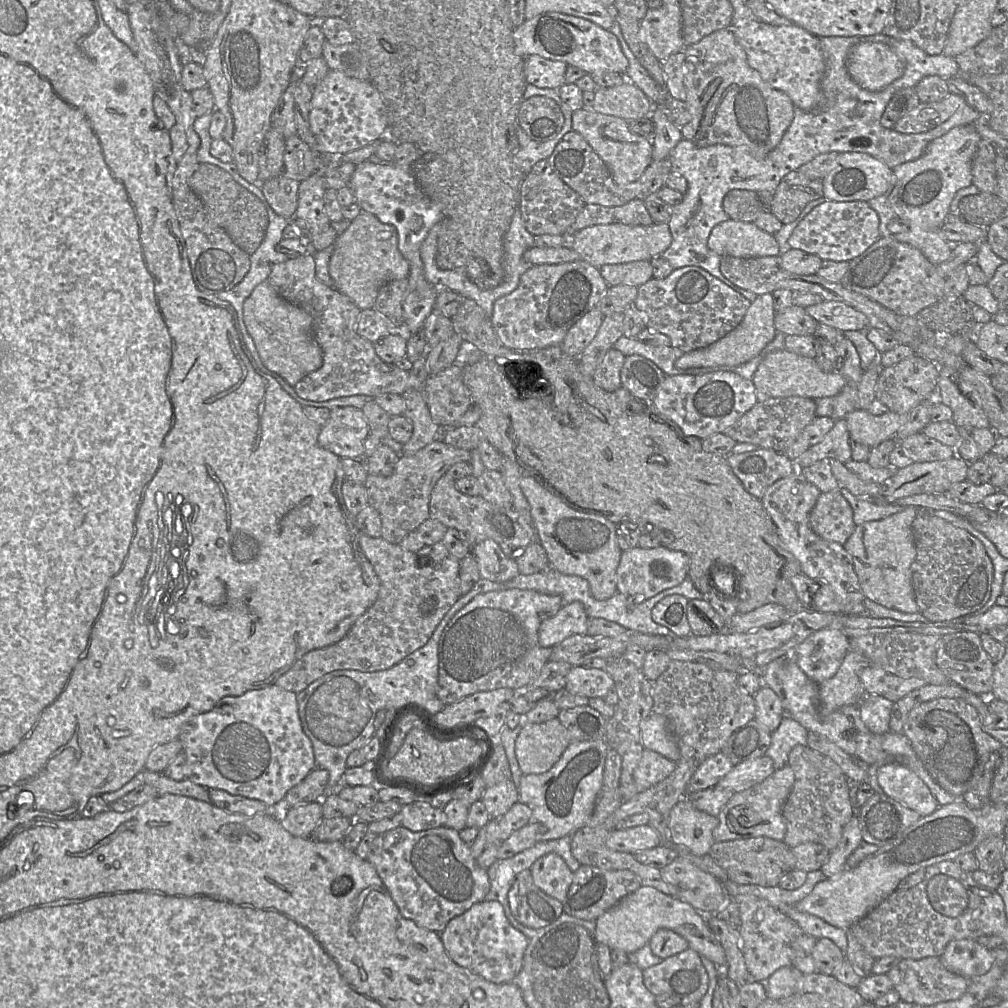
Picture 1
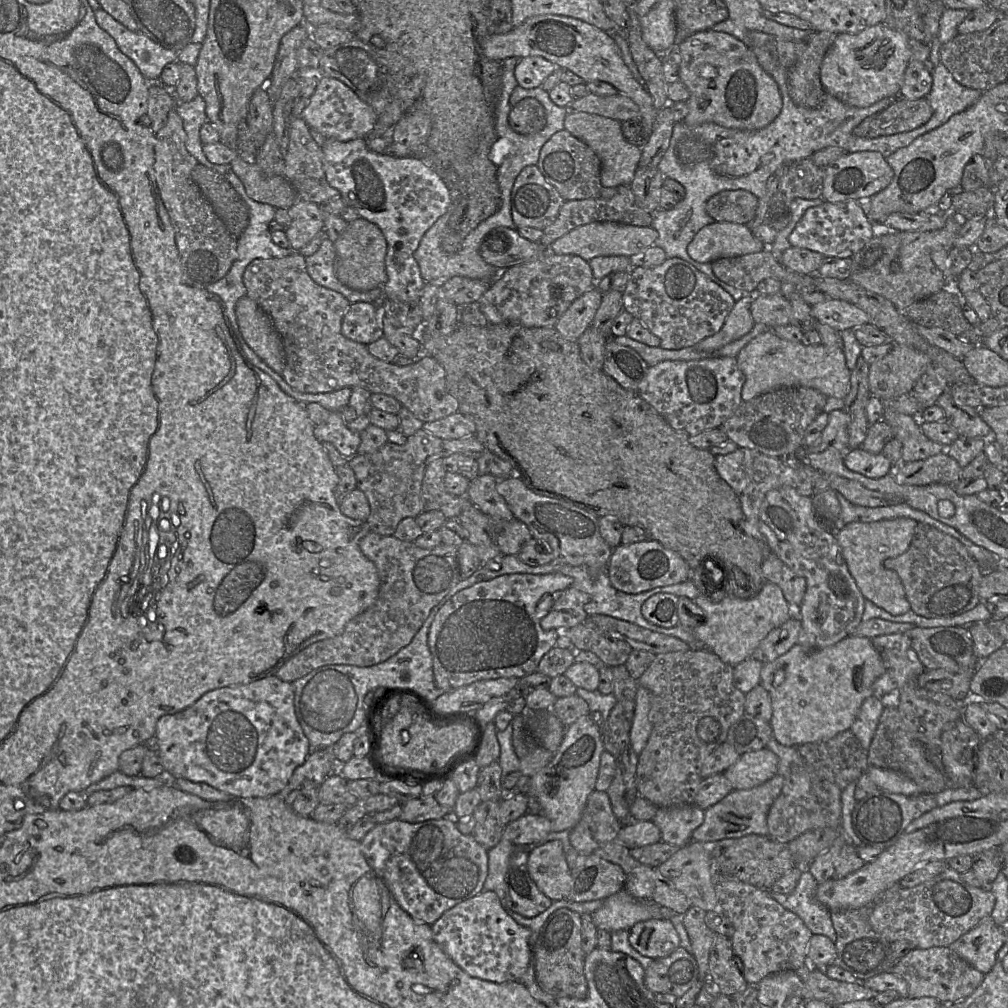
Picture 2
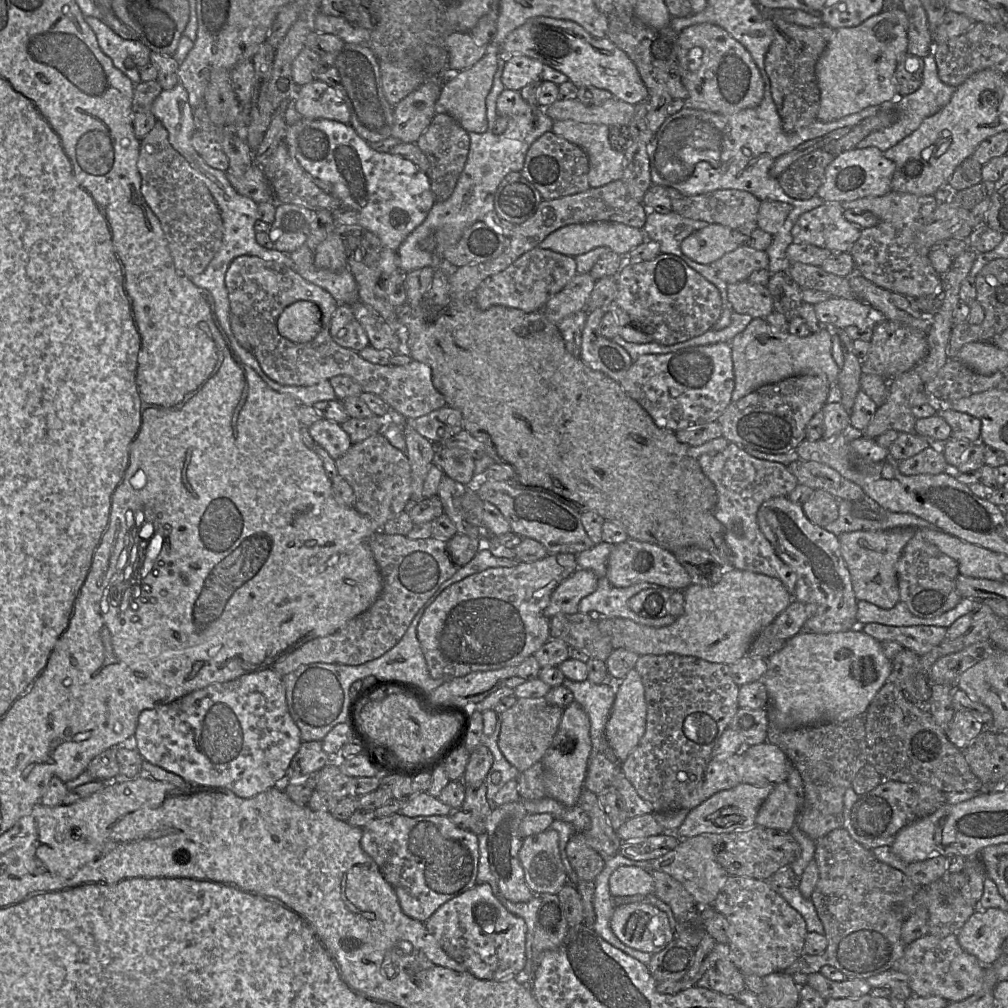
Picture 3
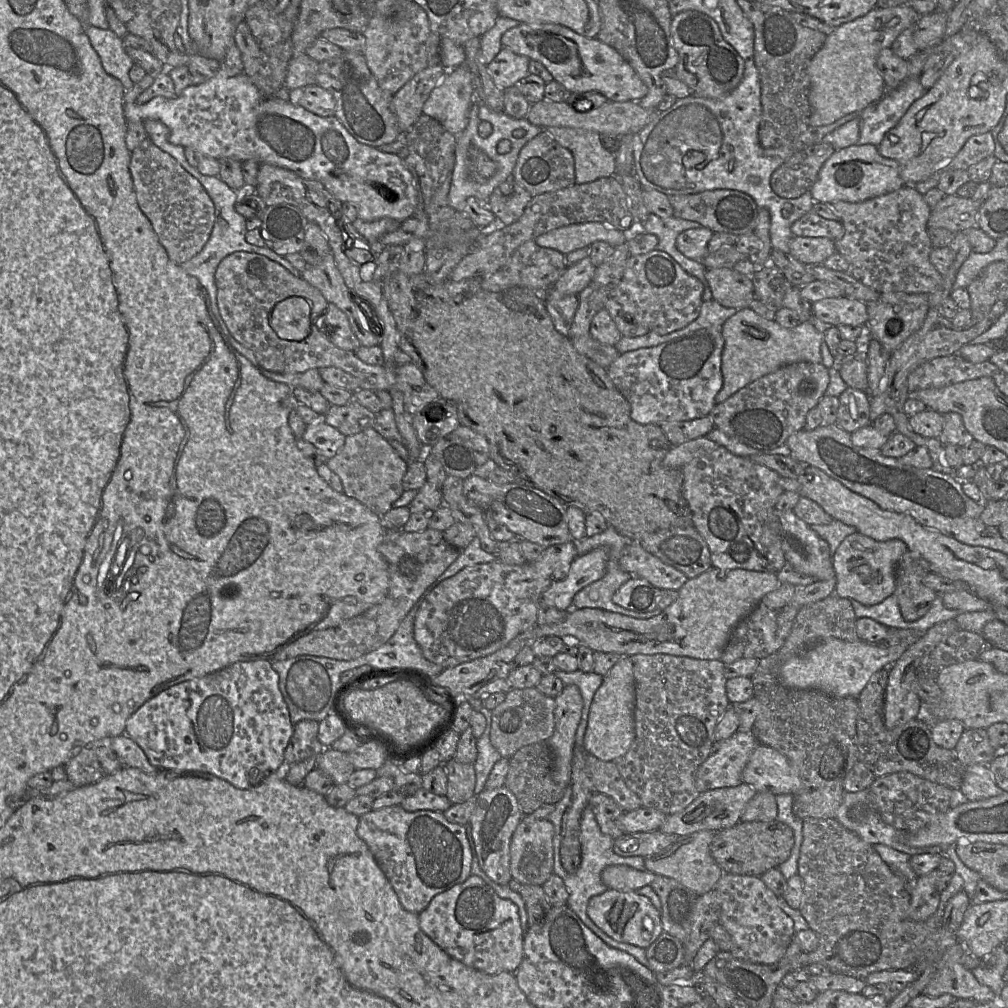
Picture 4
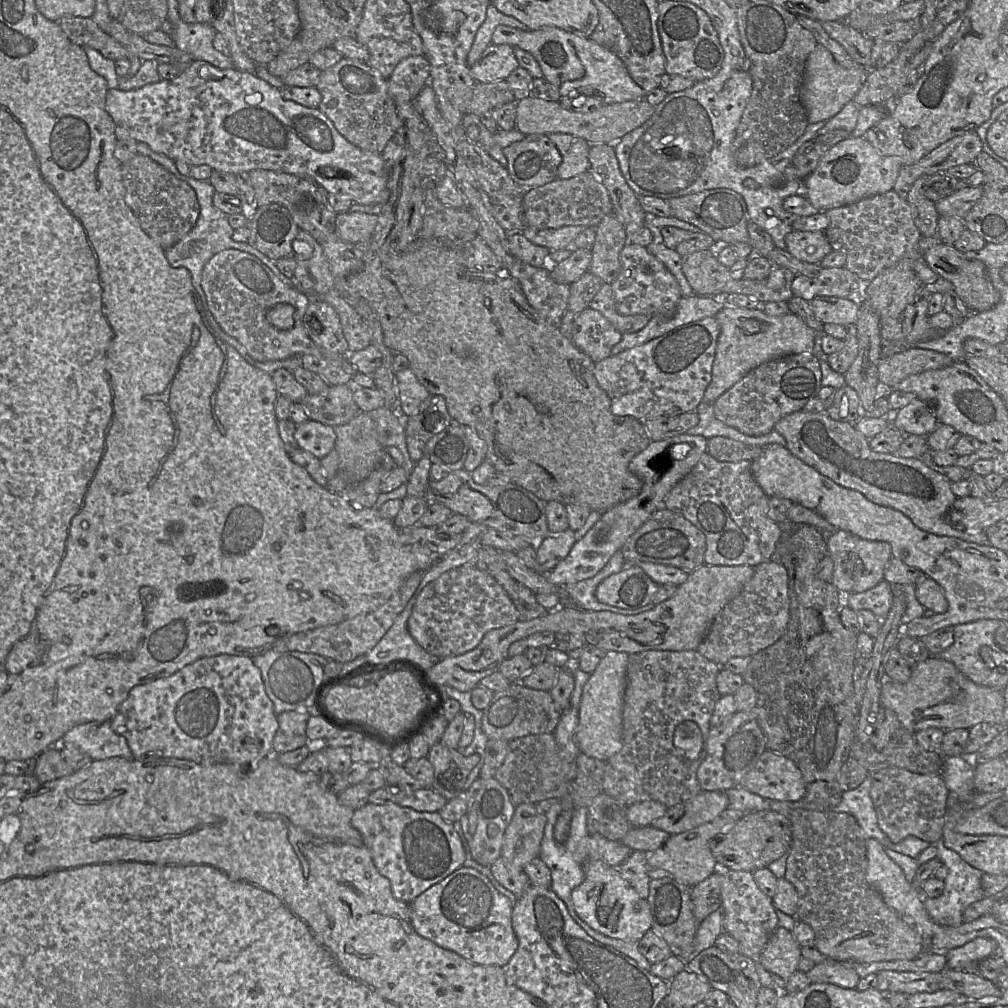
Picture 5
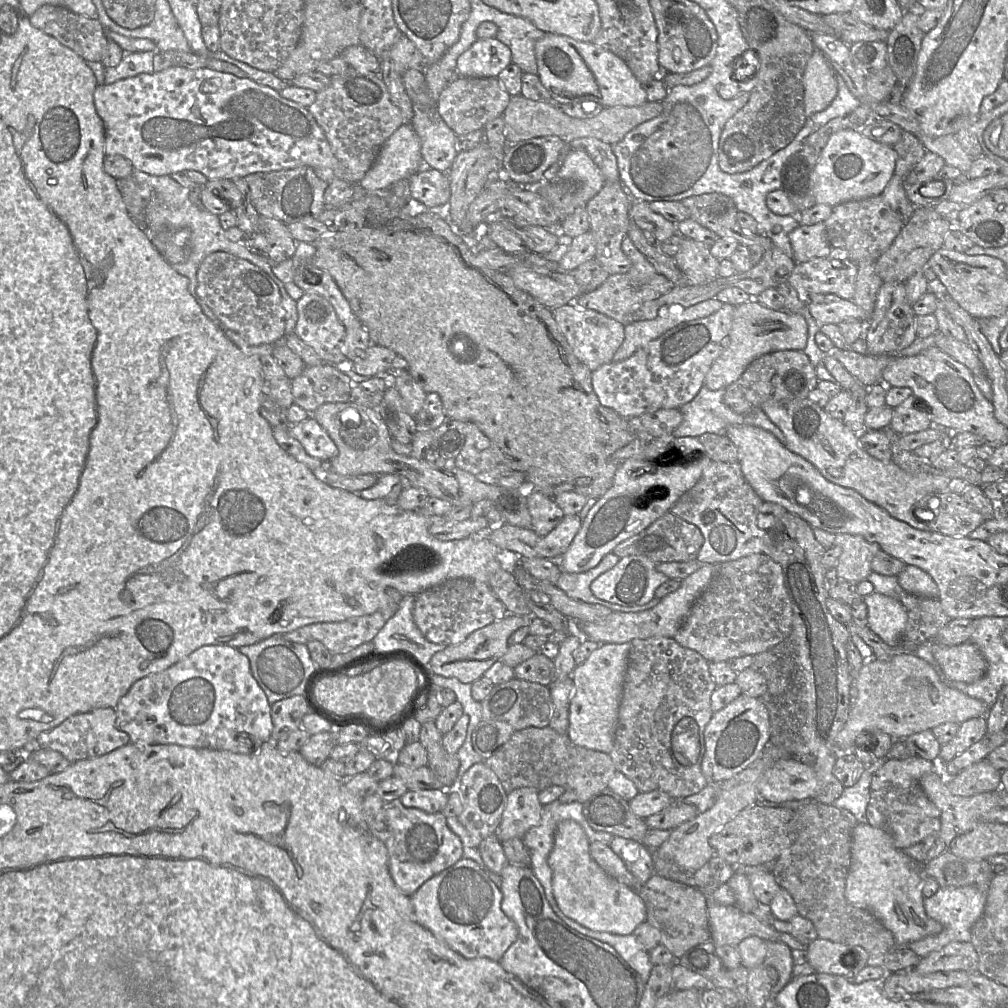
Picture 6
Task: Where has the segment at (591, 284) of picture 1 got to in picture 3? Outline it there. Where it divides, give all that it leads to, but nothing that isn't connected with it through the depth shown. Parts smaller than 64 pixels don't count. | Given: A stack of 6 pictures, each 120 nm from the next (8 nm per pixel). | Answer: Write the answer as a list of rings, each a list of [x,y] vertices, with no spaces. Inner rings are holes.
[[[535,247],[519,256],[504,270],[486,278],[473,293],[472,300],[481,310],[499,305],[524,312],[539,311],[564,289],[577,273],[574,257]]]

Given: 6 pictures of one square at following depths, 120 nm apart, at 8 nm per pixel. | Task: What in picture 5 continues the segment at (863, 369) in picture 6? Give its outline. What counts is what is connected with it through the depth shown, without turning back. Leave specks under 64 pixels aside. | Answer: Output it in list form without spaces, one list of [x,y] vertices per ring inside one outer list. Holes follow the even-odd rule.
[[[918,348],[882,357],[878,363],[881,393],[889,393],[891,389],[897,390],[897,385],[908,376],[946,368],[955,362],[957,361],[944,353]]]

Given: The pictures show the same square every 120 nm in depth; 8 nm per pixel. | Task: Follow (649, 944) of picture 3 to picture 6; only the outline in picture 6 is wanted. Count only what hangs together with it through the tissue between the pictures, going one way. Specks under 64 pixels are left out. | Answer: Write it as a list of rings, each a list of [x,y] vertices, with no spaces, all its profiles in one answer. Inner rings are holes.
[[[563,820],[561,821],[555,831],[554,834],[554,845],[548,857],[548,864],[552,870],[552,888],[553,888],[553,895],[557,901],[557,904],[561,911],[572,920],[578,922],[579,924],[583,925],[594,931],[599,932],[607,932],[616,935],[630,935],[633,934],[634,930],[638,925],[646,921],[646,907],[639,896],[639,893],[636,890],[628,887],[627,885],[620,883],[616,879],[609,876],[592,858],[590,851],[589,851],[589,840],[583,830],[583,828],[574,820]]]

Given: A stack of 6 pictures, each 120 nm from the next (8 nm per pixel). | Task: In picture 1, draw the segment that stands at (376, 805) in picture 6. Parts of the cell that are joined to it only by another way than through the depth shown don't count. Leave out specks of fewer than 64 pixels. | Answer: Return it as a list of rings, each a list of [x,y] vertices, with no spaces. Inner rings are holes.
[[[445,825],[419,832],[399,826],[378,834],[370,846],[367,860],[376,868],[400,913],[418,926],[439,934],[451,919],[485,900],[490,890],[487,869],[476,863],[470,845],[460,838],[459,832]]]

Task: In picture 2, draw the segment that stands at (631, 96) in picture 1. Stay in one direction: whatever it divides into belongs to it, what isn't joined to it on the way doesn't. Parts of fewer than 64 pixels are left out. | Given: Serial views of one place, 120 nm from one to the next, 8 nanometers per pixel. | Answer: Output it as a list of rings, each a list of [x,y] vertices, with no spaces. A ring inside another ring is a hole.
[[[590,93],[582,98],[574,99],[568,111],[596,114],[619,122],[640,117],[638,105],[621,93],[611,96]]]

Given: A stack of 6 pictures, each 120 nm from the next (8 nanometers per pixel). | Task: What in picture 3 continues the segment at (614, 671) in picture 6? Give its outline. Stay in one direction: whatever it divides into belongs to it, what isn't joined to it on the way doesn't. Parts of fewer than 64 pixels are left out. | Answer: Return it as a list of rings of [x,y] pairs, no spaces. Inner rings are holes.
[[[632,669],[616,685],[605,736],[617,759],[623,762],[635,749],[646,729],[647,706],[640,675]]]

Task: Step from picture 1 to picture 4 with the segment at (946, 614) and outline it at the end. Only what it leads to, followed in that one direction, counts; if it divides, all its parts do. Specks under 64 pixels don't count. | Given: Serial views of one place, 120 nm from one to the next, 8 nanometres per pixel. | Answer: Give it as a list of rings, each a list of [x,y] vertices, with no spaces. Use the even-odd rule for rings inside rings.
[[[907,550],[900,558],[895,572],[895,592],[902,617],[907,621],[922,618],[930,609],[938,594],[923,584],[923,578],[930,573],[930,564],[917,553]]]

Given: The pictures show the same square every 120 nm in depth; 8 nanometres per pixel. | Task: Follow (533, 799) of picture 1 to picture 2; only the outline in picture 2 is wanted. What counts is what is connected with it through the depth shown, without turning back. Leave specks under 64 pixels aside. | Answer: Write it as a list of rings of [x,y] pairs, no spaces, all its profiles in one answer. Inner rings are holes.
[[[591,714],[578,718],[566,727],[559,749],[553,754],[551,761],[528,781],[528,795],[535,798],[541,806],[542,815],[549,819],[551,832],[573,829],[579,822],[589,795],[595,790],[598,776],[600,756],[604,751],[601,732]]]

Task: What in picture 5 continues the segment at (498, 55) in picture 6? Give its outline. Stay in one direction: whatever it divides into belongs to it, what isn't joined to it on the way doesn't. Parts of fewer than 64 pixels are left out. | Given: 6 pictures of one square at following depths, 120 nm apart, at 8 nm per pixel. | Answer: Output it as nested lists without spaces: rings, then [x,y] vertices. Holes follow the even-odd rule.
[[[491,43],[480,59],[470,67],[470,74],[476,82],[491,83],[506,80],[518,67],[519,63],[513,47]]]

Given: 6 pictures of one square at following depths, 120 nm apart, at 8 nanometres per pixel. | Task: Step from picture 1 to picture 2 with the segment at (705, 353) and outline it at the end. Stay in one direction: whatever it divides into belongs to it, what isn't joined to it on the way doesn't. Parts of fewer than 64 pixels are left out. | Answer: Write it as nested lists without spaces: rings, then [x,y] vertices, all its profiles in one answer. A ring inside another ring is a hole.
[[[753,295],[736,301],[722,328],[695,347],[704,351],[715,351],[748,334],[755,326],[750,312],[752,301]]]

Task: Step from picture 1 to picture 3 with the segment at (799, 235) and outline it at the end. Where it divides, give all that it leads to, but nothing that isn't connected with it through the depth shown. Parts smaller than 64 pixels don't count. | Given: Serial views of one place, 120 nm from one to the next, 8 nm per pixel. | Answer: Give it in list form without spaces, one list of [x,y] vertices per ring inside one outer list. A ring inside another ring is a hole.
[[[827,202],[803,213],[793,225],[791,235],[796,243],[849,253],[862,229],[845,219],[841,202]]]

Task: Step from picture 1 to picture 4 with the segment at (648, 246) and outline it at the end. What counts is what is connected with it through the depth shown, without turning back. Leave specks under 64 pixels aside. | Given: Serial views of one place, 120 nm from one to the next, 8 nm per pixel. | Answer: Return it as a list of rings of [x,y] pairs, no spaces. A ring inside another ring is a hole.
[[[587,222],[554,229],[538,236],[534,241],[540,247],[555,249],[566,255],[598,241],[617,247],[628,242],[630,234],[600,222]]]

